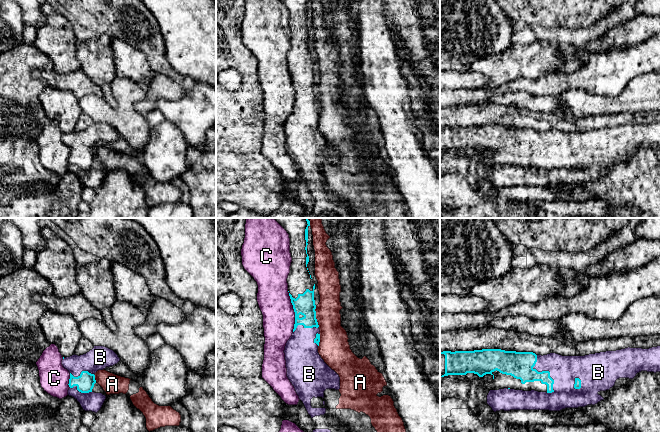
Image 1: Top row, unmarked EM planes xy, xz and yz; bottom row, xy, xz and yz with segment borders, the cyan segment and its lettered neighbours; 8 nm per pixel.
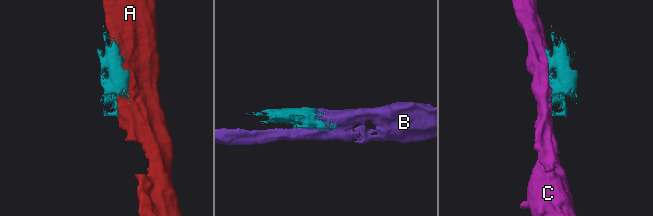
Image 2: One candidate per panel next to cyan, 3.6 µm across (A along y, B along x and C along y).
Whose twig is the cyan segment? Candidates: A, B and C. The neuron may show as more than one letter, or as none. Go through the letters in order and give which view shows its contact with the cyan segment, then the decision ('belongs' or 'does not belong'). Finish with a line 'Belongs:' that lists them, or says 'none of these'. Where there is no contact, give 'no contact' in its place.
A: contact in xz; does not belong
B: contact in yz; belongs
C: contact in xz; does not belong
Belongs: B

